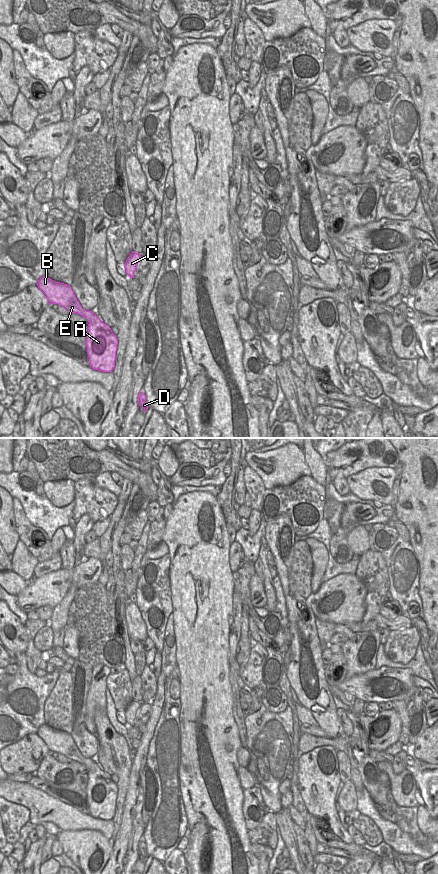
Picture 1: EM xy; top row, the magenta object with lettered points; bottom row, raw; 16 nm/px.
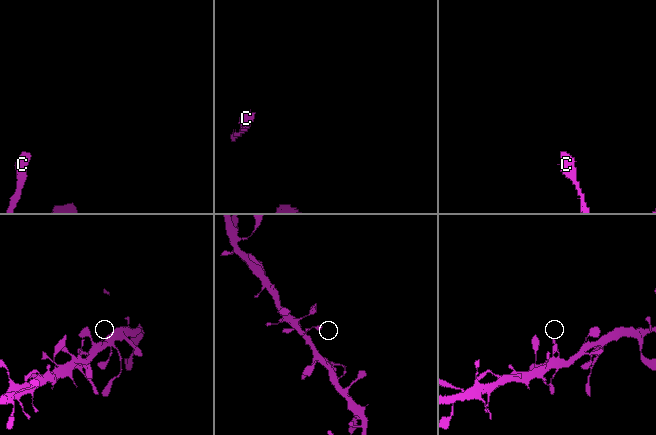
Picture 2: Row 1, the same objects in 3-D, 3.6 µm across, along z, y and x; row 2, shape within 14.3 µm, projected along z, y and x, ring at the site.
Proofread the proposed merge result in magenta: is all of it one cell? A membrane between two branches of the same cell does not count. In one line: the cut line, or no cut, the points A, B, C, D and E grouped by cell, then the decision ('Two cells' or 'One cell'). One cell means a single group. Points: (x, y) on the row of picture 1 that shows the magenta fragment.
No split. Groups: A B C D E. One cell.

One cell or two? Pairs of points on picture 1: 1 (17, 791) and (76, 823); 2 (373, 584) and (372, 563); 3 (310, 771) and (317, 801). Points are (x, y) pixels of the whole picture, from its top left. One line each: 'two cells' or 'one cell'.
1: one cell
2: one cell
3: one cell

